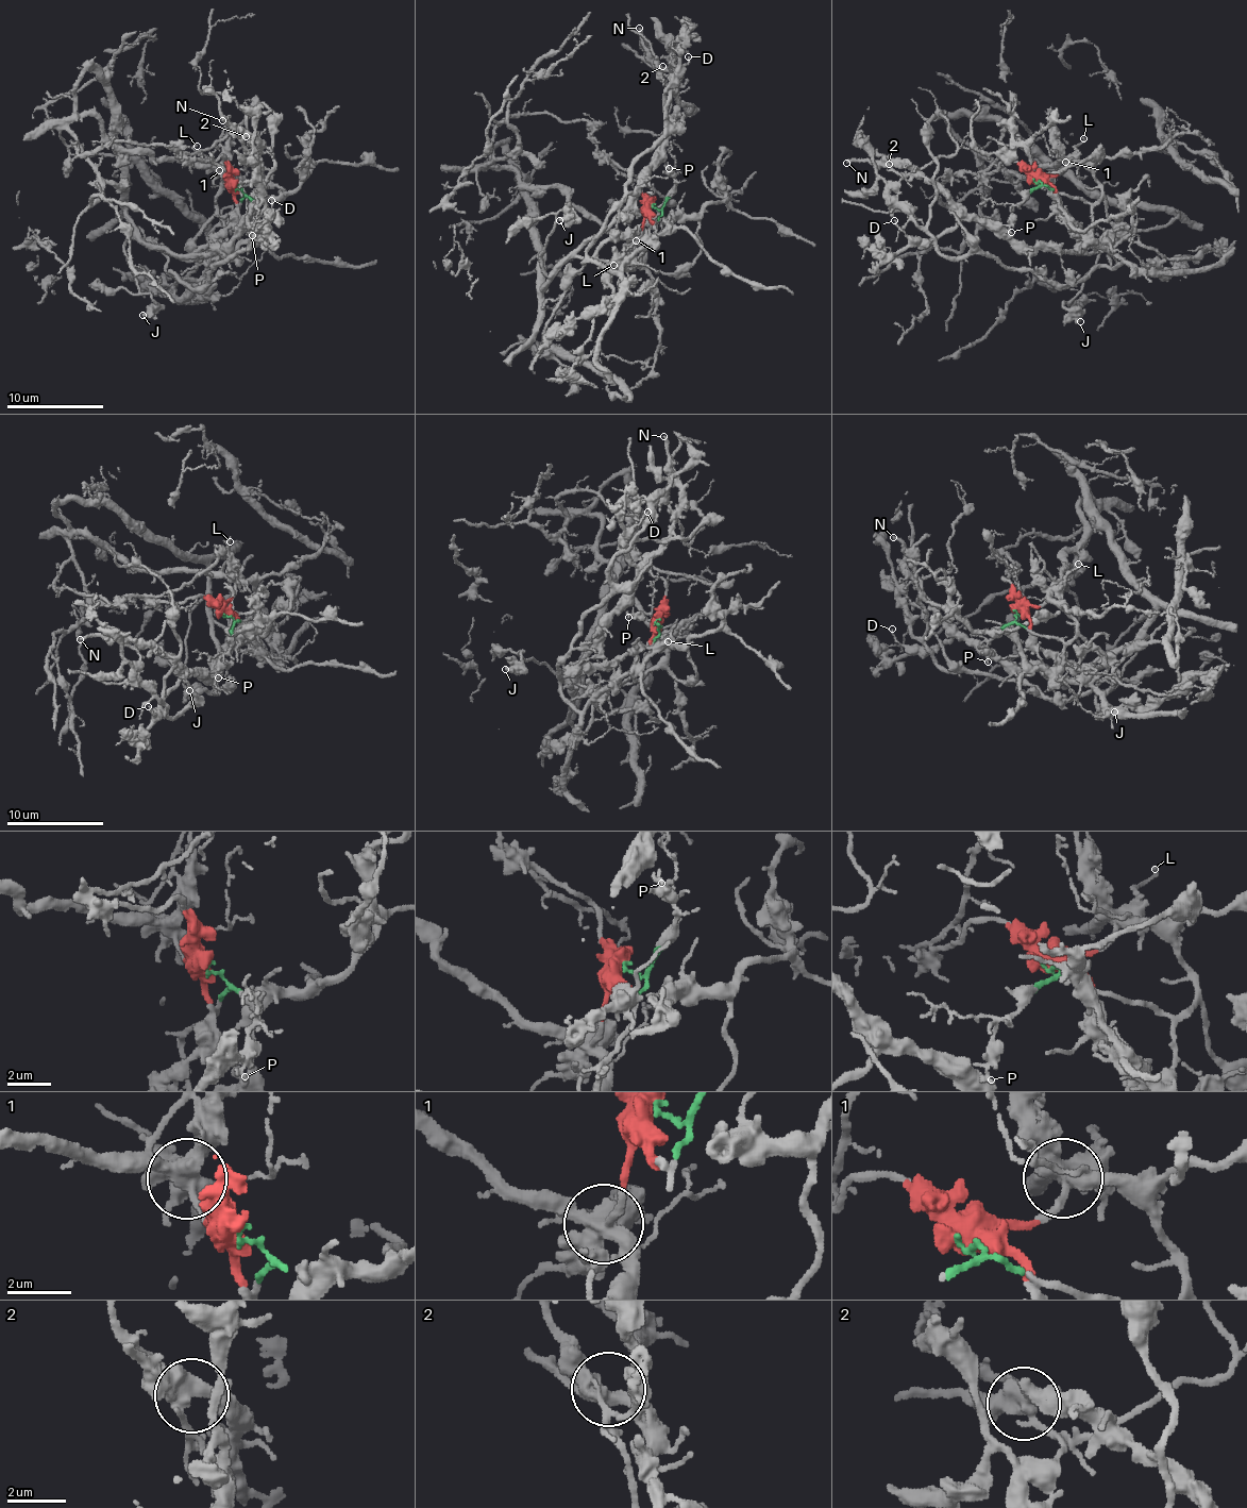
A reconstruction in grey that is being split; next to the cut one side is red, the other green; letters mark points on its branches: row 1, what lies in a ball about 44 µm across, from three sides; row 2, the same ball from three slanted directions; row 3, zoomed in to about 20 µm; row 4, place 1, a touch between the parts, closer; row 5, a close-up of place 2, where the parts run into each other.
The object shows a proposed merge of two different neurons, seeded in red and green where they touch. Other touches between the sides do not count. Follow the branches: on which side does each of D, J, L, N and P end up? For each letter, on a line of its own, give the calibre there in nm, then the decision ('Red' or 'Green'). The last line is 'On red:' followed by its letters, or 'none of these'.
D: Thickness 110 nm. Red
J: Thickness 400 nm. Red
L: Thickness 160 nm. Red
N: Thickness 220 nm. Red
P: Thickness 200 nm. Green
On red: D, J, L, N

